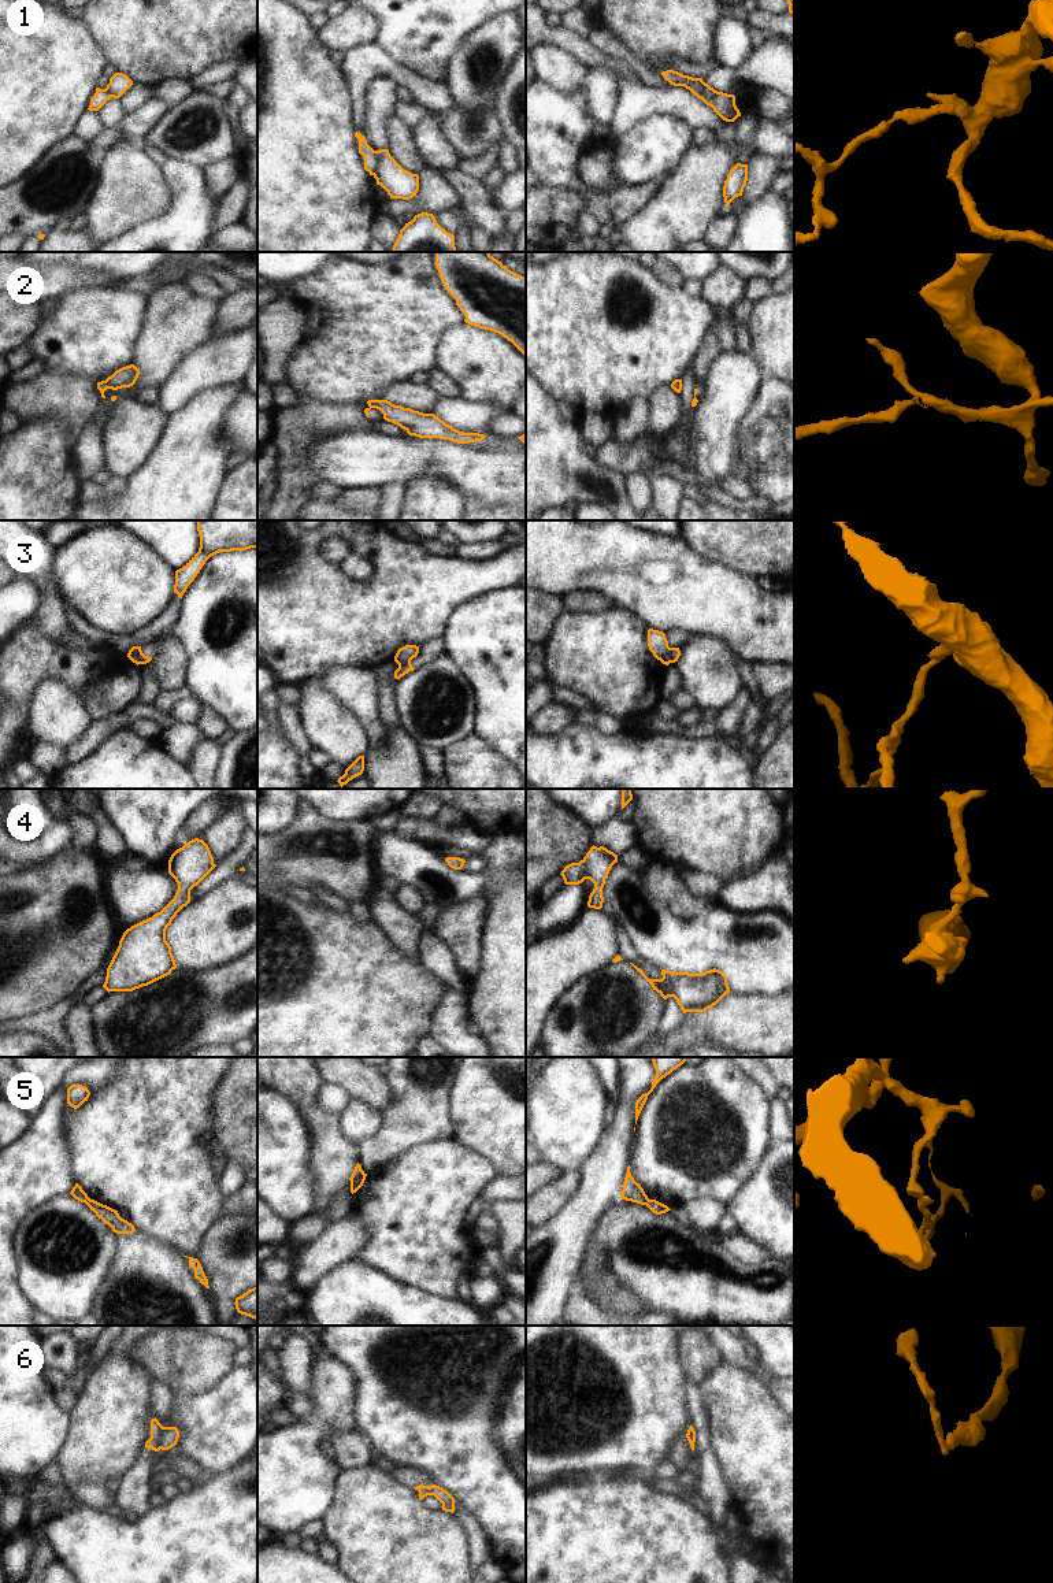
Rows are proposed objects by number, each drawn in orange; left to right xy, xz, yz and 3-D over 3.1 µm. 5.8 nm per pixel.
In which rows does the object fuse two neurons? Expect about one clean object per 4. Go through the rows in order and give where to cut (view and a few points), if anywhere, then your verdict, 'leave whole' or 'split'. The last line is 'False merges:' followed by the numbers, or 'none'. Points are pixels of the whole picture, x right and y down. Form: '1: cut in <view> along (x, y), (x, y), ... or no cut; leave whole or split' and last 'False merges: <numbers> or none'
1: cut in xz along (375, 151), (377, 169), (373, 174); split
2: cut in xy along (99, 382), (100, 390); split
3: cut in xy along (140, 647), (134, 655), (137, 663); split
4: no cut; leave whole
5: cut in xz along (364, 1174), (351, 1183); split
6: cut in xy along (163, 1427), (160, 1448); split
False merges: 1, 2, 3, 5, 6

